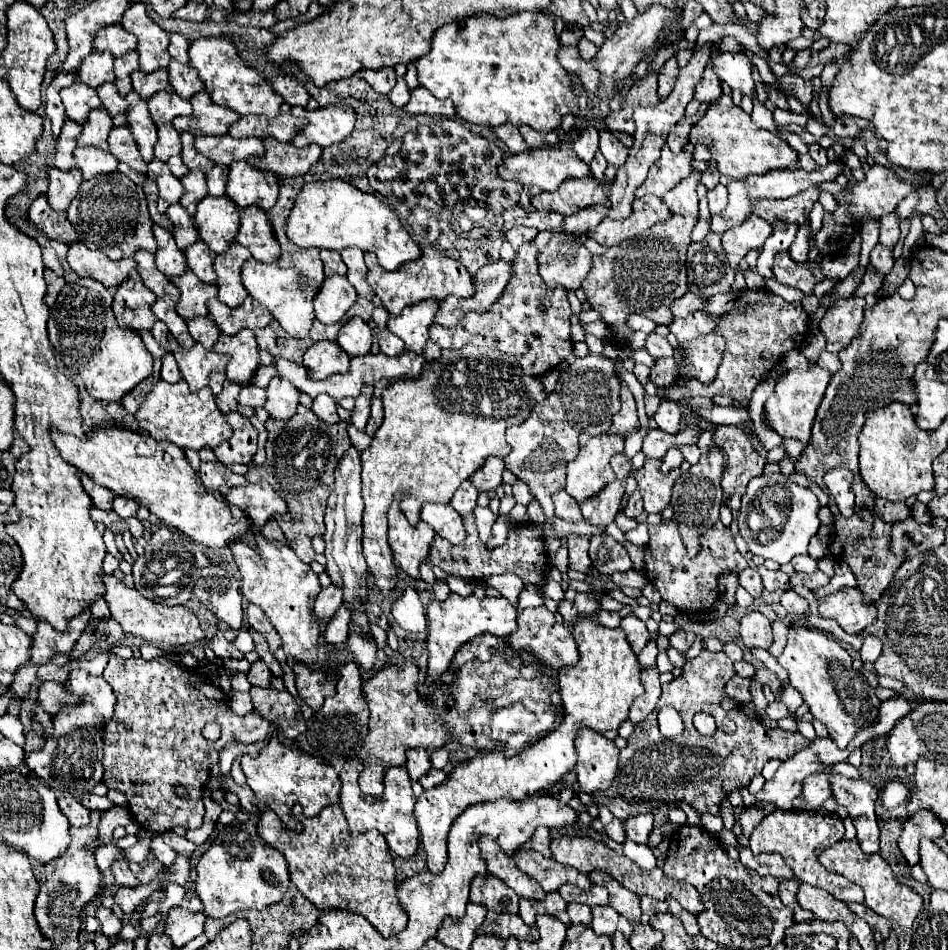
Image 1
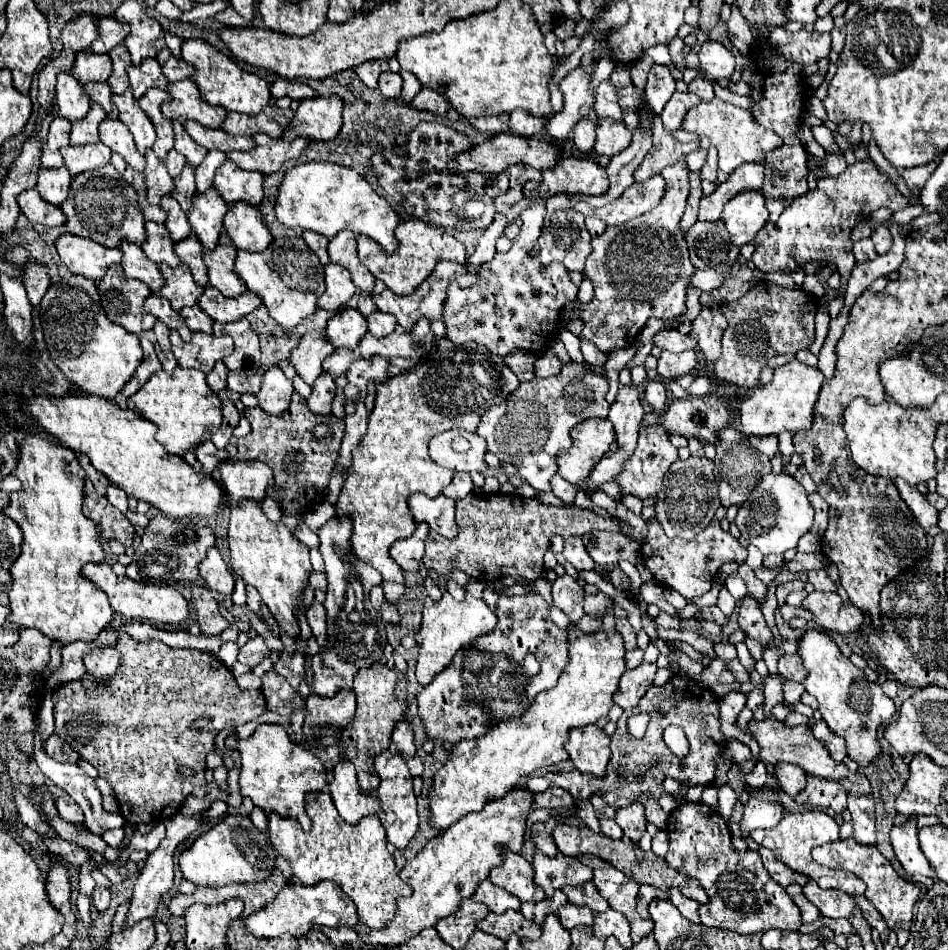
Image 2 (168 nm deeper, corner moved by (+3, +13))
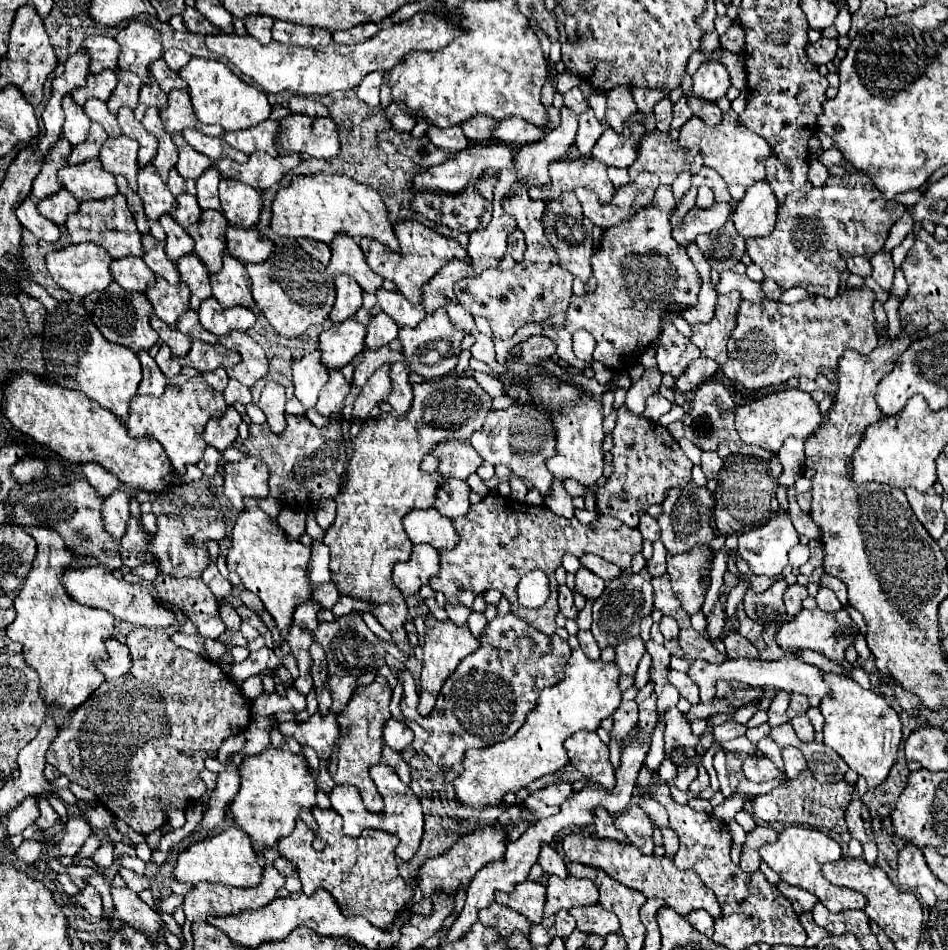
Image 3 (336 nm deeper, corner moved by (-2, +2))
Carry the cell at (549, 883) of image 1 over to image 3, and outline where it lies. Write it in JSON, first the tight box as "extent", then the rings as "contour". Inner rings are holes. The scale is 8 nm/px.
{"extent":[545,876,599,918],"contour":[[[549,876],[547,882],[547,902],[545,902],[545,918],[555,916],[559,910],[571,910],[575,906],[591,906],[597,904],[599,890],[597,886],[583,878],[575,880],[567,876],[565,880]]]}

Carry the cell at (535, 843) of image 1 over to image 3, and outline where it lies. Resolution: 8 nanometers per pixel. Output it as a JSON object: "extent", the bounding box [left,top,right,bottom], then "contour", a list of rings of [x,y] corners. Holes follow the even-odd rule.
{"extent":[537,844,567,878],"contour":[[[543,844],[541,852],[539,852],[539,858],[537,858],[537,864],[543,868],[545,874],[549,876],[559,876],[559,878],[567,878],[567,868],[565,868],[565,862],[563,858],[547,844]]]}

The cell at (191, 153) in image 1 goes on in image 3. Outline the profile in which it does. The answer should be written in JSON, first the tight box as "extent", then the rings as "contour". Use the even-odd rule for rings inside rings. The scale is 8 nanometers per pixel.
{"extent":[173,134,213,180],"contour":[[[173,134],[173,142],[175,142],[175,146],[179,148],[179,162],[175,164],[175,170],[177,170],[183,178],[197,180],[197,178],[213,164],[207,156],[195,152],[195,150],[183,140],[181,134]]]}

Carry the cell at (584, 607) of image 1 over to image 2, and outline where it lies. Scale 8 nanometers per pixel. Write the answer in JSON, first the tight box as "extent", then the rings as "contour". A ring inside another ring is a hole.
{"extent":[584,593,610,617],"contour":[[[596,593],[596,595],[586,595],[584,597],[584,611],[592,617],[602,617],[606,611],[606,605],[610,603],[610,597],[604,593]]]}

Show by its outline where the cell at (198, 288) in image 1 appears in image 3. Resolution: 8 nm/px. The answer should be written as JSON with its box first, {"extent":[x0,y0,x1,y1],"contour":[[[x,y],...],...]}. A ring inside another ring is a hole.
{"extent":[145,280,189,326],"contour":[[[155,280],[151,286],[147,286],[145,296],[153,304],[153,312],[169,326],[177,324],[177,318],[189,310],[189,288],[187,284],[179,282],[177,286],[167,284],[167,280]]]}

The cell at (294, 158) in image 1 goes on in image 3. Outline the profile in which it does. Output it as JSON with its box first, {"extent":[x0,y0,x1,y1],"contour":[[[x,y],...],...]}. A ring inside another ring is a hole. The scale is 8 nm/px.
{"extent":[213,152,283,190],"contour":[[[263,152],[251,154],[247,164],[237,164],[229,158],[215,160],[213,166],[219,170],[223,178],[239,180],[243,184],[253,186],[255,190],[267,190],[283,178],[283,164],[279,158],[263,156]]]}

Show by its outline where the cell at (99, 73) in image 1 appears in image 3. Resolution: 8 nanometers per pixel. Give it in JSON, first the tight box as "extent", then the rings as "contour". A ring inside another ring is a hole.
{"extent":[71,70,117,106],"contour":[[[107,70],[107,72],[101,72],[101,74],[89,76],[85,88],[77,88],[77,92],[71,92],[71,98],[81,106],[89,98],[99,98],[99,100],[107,102],[111,98],[115,86],[117,86],[117,74],[113,70]]]}

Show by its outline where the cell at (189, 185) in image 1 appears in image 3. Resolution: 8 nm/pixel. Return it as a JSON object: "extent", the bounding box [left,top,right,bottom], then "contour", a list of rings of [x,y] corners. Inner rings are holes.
{"extent":[171,194,201,228],"contour":[[[191,194],[177,196],[177,210],[171,212],[171,216],[173,216],[173,220],[177,220],[177,224],[187,228],[199,220],[199,214],[201,214],[201,208],[197,206],[195,196],[191,196]]]}

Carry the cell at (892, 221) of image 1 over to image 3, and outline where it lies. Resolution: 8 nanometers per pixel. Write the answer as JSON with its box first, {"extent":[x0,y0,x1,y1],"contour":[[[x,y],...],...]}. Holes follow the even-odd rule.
{"extent":[871,252,895,290],"contour":[[[877,252],[873,258],[871,258],[871,266],[873,266],[873,280],[883,288],[883,290],[891,290],[893,286],[893,272],[895,272],[895,266],[891,262],[891,254],[889,252]]]}

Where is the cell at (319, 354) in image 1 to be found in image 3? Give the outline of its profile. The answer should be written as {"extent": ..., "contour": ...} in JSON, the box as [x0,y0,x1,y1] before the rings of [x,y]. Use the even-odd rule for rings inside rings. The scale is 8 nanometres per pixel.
{"extent":[293,350,329,408],"contour":[[[319,350],[303,356],[293,364],[293,386],[295,398],[305,406],[313,408],[319,398],[319,390],[327,384],[329,370],[319,360]]]}

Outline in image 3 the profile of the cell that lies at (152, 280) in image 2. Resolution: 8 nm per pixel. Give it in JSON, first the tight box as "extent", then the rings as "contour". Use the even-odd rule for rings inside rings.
{"extent":[111,256,155,292],"contour":[[[135,256],[113,260],[111,274],[113,274],[113,280],[119,282],[129,292],[145,292],[147,284],[153,284],[155,280],[155,274],[151,272],[151,268],[147,268],[147,264],[143,264],[143,260]]]}

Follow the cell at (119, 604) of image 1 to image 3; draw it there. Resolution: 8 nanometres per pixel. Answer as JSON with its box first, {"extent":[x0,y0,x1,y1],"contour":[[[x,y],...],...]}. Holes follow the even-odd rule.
{"extent":[61,566,177,628],"contour":[[[105,566],[67,568],[61,576],[63,576],[61,584],[63,584],[65,592],[79,604],[85,604],[91,608],[103,608],[103,610],[111,612],[115,618],[143,626],[143,628],[169,628],[173,624],[177,624],[175,612],[171,608],[161,606],[143,584],[129,584],[125,580],[117,580],[111,574],[111,570]]]}

